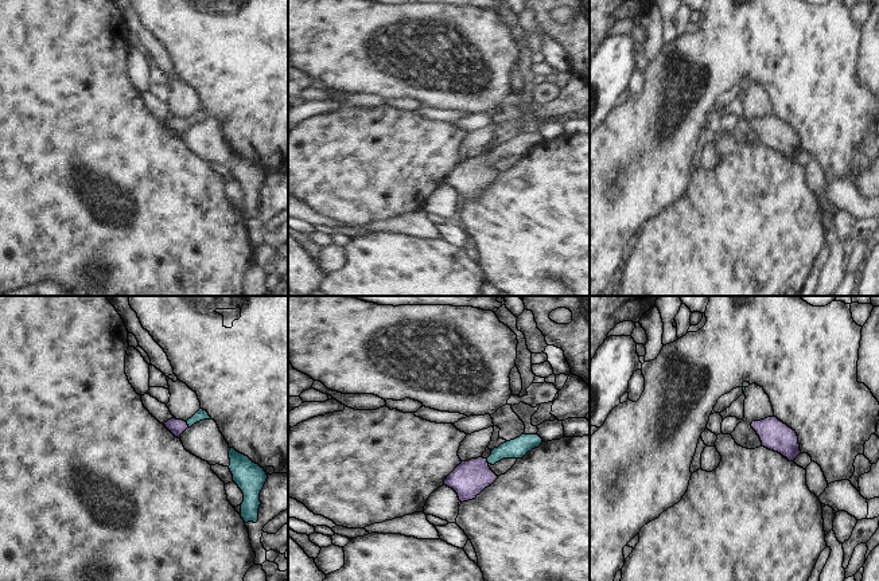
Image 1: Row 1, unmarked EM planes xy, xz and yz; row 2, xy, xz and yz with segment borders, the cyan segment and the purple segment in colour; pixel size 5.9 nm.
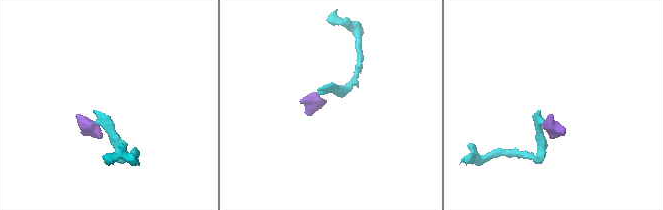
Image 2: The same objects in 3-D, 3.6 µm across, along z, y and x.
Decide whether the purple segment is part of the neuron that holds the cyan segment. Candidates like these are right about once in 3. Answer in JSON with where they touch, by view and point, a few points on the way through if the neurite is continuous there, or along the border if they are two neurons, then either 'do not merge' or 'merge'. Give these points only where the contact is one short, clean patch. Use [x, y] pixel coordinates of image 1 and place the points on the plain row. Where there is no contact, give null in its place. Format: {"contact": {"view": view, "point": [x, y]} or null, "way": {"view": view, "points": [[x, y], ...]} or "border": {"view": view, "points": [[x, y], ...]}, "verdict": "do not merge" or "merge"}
{"contact": {"view": "xy", "point": [187, 123]}, "way": {"view": "xy", "points": [[201, 113], [187, 123], [177, 125]]}, "verdict": "merge"}

